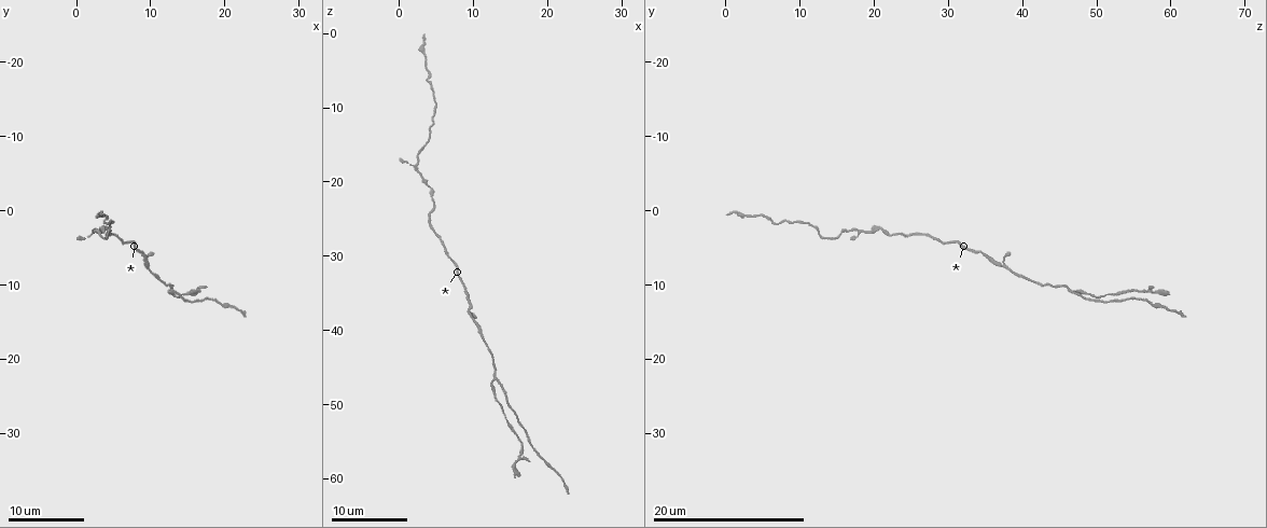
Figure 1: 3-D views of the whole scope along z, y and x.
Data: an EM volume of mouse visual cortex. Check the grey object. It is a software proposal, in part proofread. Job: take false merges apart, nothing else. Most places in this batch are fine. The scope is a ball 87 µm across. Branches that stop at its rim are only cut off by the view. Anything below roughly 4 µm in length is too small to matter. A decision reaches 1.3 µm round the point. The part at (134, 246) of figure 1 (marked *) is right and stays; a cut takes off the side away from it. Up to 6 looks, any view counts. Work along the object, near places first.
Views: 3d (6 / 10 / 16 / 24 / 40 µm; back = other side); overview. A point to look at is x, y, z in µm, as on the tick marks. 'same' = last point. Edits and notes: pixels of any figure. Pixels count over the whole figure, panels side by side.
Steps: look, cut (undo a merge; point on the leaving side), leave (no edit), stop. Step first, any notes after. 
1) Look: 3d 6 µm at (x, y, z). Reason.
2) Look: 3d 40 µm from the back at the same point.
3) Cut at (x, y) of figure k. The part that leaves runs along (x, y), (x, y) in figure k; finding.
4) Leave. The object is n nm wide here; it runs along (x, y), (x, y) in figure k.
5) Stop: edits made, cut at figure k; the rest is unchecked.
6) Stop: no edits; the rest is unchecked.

Look: 3d 10 µm at (9.5, 7.0, 37.0). Calibre changes.

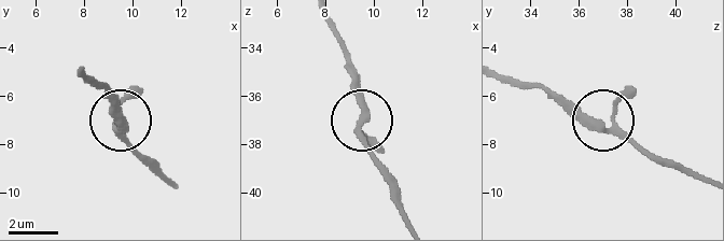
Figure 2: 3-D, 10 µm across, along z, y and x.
Leave. The object is 260 nm wide here; it runs along (504, 75), (547, 88), (609, 131), (634, 140), (656, 162) in figure 2; one cell here.

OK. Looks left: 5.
Look: 3d 6 µm at (4.5, 3.0, 24.0). Thick turns thin.

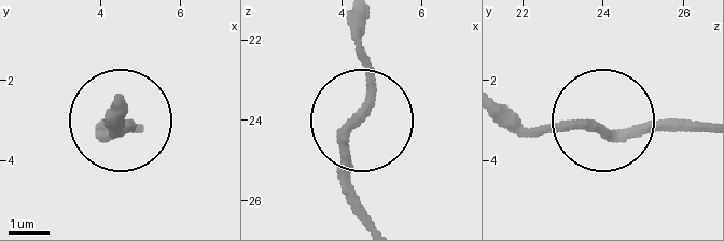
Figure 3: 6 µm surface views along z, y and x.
Look: 3d 6 µm from the back at (4.30, 3.30, 23.95).

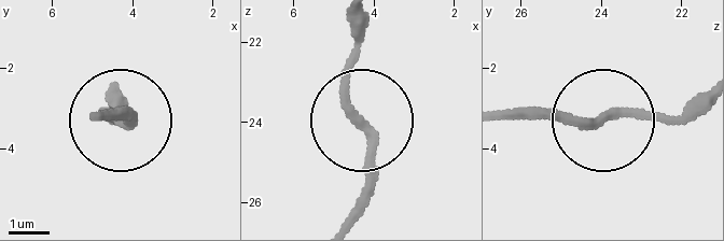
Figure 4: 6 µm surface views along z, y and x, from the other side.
Leave. It runs along (344, 223), (364, 181), (364, 130), (344, 88), (354, 20) in figure 4; continuous, no second cell.

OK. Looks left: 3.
Look: 3d 10 µm at (2.5, 2.5, 18.5). Three arms meet.

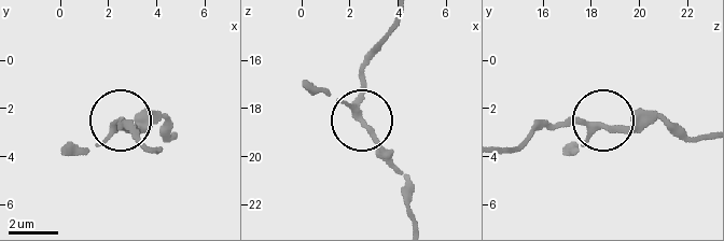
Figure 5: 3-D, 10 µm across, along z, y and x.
Look: 3d 10 µm from the back at (2.7, 2.7, 18.5).

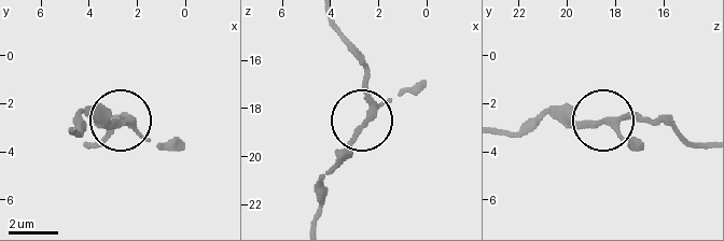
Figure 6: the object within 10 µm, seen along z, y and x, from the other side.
Leave. 3 arms meet here; all the same cell.

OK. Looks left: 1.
Stop: no edits; the rest is unchecked.

